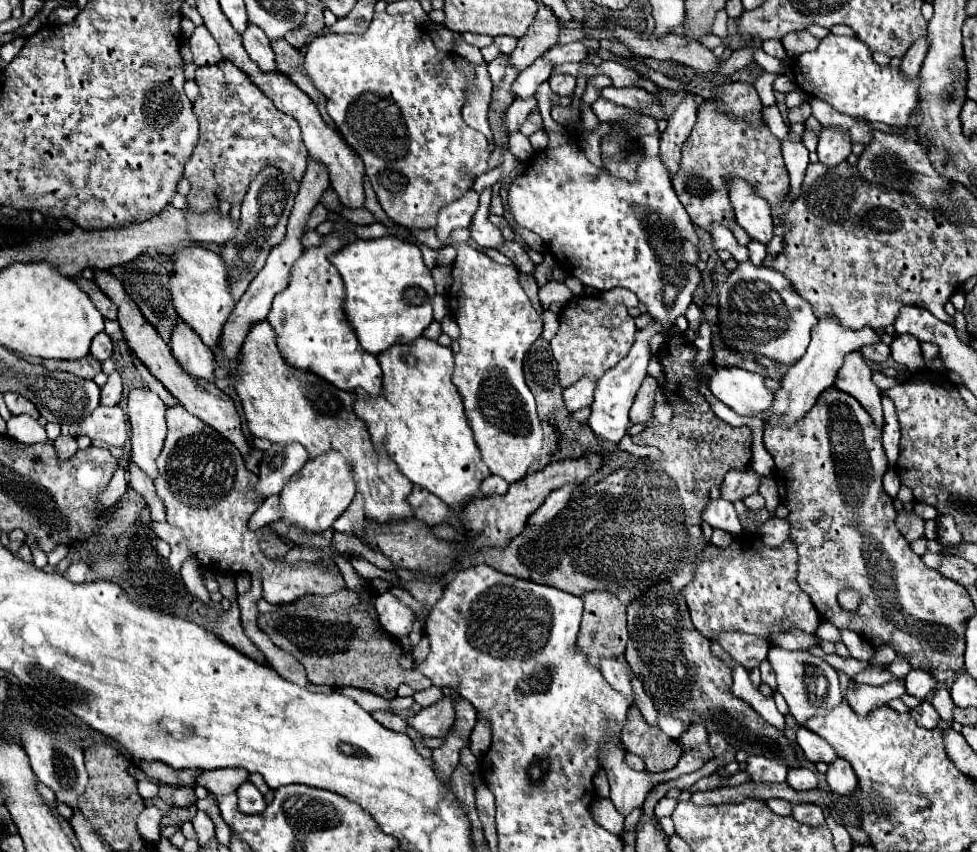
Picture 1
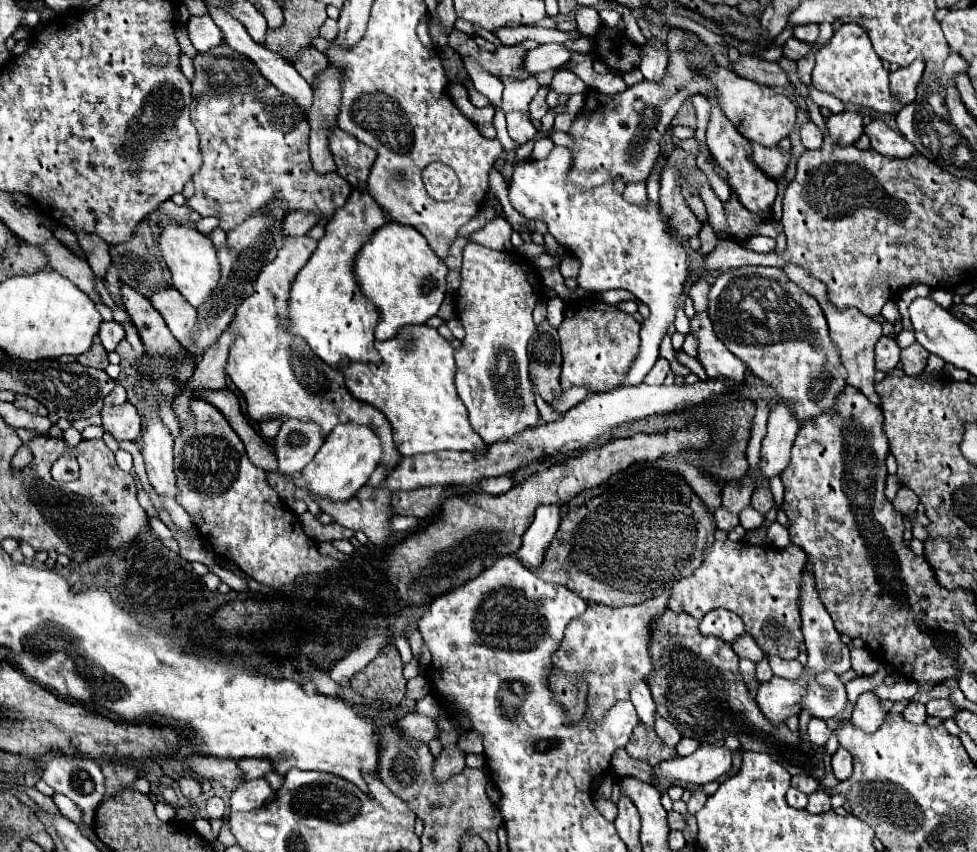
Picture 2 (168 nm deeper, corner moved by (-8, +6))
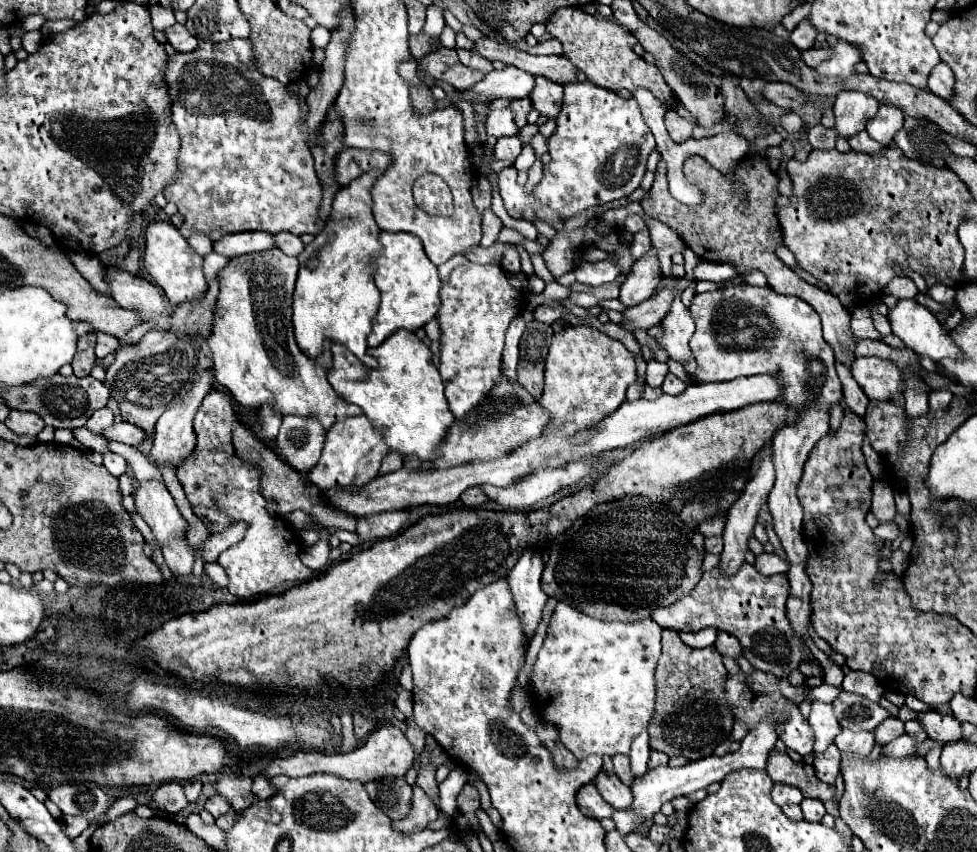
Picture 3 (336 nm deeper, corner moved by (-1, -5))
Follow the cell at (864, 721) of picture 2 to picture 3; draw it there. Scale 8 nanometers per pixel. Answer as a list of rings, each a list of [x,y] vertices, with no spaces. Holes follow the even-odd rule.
[[[842,729],[842,733],[834,739],[834,743],[840,751],[854,751],[854,753],[870,755],[870,751],[874,747],[874,735],[870,731]]]

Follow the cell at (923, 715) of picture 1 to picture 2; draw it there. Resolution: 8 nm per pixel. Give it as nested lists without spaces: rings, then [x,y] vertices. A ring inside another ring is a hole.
[[[909,702],[909,706],[903,710],[903,716],[907,722],[913,722],[913,724],[925,722],[925,704]]]

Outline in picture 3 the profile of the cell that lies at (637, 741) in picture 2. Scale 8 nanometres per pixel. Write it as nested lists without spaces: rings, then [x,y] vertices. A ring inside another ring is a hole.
[[[614,755],[612,761],[614,761],[614,771],[616,771],[616,775],[622,779],[622,783],[630,785],[632,779],[634,779],[632,773],[630,773],[630,757],[628,757],[628,755]]]

